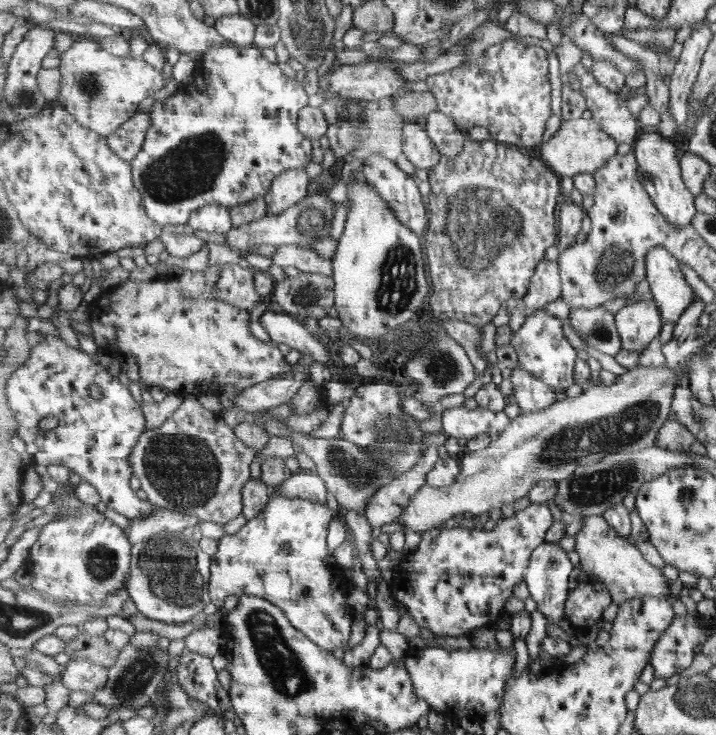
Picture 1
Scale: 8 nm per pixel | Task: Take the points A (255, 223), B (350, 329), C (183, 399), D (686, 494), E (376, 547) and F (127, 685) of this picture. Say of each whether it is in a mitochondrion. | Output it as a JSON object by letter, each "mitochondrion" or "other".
{"A":"other","B":"other","C":"other","D":"mitochondrion","E":"other","F":"mitochondrion"}

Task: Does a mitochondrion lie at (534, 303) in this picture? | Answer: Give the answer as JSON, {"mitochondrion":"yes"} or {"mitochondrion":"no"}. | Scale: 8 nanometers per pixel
{"mitochondrion":"no"}

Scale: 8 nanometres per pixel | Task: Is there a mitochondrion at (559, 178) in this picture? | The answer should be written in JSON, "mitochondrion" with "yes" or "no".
{"mitochondrion":"no"}

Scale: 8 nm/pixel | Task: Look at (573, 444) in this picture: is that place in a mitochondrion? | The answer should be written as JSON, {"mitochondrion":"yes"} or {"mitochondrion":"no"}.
{"mitochondrion":"yes"}

